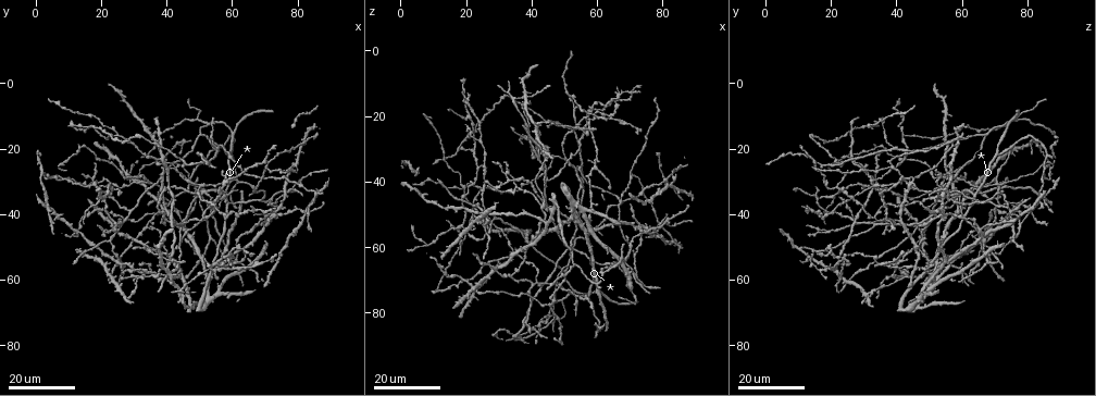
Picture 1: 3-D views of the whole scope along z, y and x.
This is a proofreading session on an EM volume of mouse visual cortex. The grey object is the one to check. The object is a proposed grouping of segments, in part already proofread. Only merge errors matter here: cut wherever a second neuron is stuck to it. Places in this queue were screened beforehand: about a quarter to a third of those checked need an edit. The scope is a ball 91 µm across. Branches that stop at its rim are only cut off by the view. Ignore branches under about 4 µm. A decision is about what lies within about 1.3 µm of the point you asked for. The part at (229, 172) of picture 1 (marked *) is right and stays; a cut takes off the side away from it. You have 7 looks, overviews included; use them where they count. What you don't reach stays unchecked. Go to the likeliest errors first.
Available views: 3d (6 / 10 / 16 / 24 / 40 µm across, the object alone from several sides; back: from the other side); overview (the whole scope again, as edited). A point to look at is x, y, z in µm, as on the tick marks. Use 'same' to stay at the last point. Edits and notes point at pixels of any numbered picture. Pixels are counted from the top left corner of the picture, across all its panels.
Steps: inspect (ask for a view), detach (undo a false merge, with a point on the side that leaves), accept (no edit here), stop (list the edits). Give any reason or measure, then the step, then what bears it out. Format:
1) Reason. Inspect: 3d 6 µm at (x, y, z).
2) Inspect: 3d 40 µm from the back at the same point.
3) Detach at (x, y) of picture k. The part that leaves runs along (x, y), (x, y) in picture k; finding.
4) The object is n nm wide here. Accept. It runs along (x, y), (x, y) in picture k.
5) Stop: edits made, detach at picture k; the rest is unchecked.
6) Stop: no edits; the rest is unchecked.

Three-way junction. Inspect: 3d 16 µm at (49.0, 11.5, 76.0).

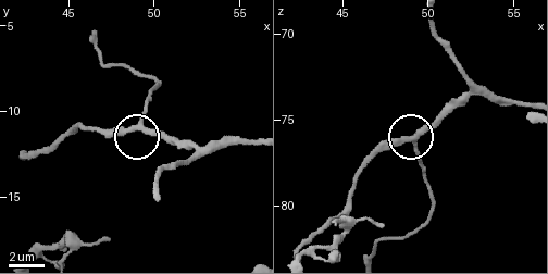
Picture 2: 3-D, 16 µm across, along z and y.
Inspect: 3d 6 µm at (49.0, 10.9, 76.3).

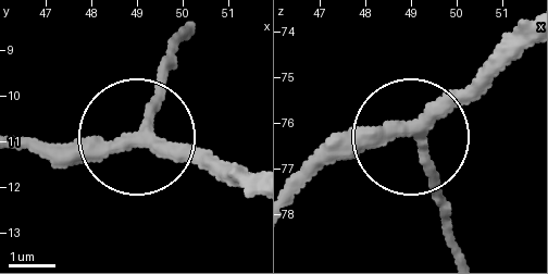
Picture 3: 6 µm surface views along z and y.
Accept. It runs along (249, 190), (144, 147), (139, 124), (175, 34) in picture 3; all the same neuron.

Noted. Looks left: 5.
Inspect: 3d 24 µm at (59.5, 55.5, 35.5).

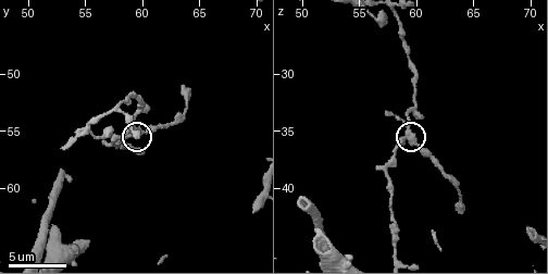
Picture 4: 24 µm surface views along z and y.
Inspect: 3d 6 µm at the same point.

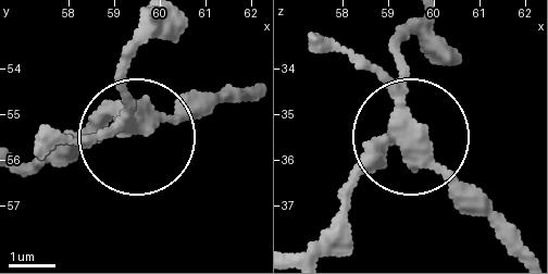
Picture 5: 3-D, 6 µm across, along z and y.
The object is 370 nm wide here. Accept. It runs along (316, 246), (359, 175), (394, 145), (418, 152), (507, 241) in picture 5; one neuron here.

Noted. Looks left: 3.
Thin arm on a thick one. Inspect: 3d 16 µm at (50.5, 32.0, 33.0).

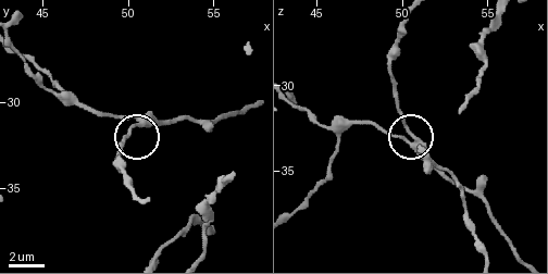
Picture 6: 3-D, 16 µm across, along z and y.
Inspect: 3d 10 µm at (50.4, 31.5, 32.7).

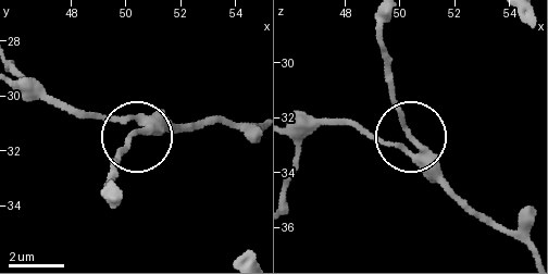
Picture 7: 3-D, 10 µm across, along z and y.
The side arm is 43 µm long; 3 arms meet here. Accept. All the same neuron.

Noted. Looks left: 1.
Stop: no edits; the rest is unchecked.

